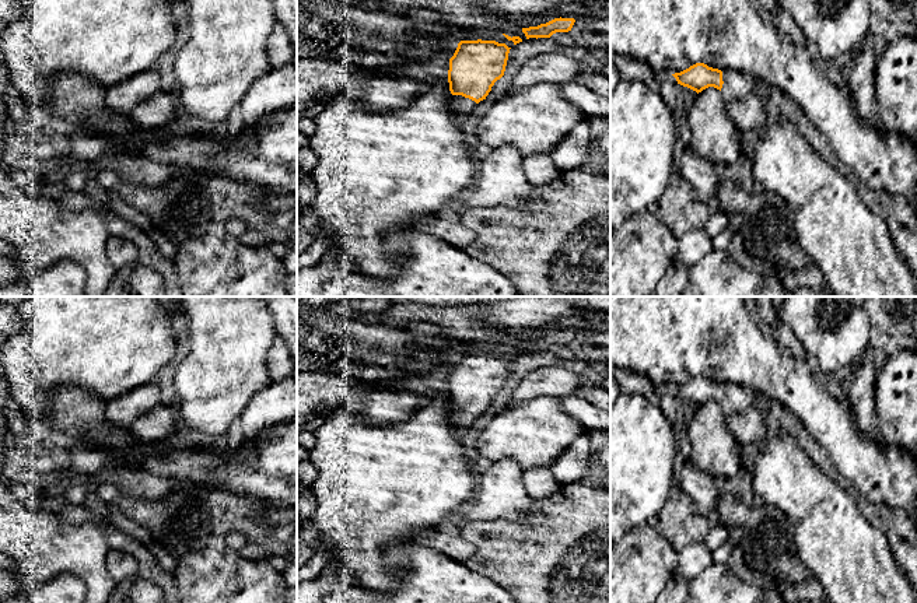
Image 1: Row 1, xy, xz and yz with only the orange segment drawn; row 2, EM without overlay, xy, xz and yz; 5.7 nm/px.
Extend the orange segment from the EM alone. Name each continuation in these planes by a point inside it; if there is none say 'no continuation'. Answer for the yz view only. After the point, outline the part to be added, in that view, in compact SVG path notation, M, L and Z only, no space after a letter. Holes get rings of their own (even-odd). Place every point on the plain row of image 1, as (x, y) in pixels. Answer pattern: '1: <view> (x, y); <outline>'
1: yz (737, 399); M724 383L722 395L721 407L725 416L741 413L757 406L755 393L750 389L735 383Z

